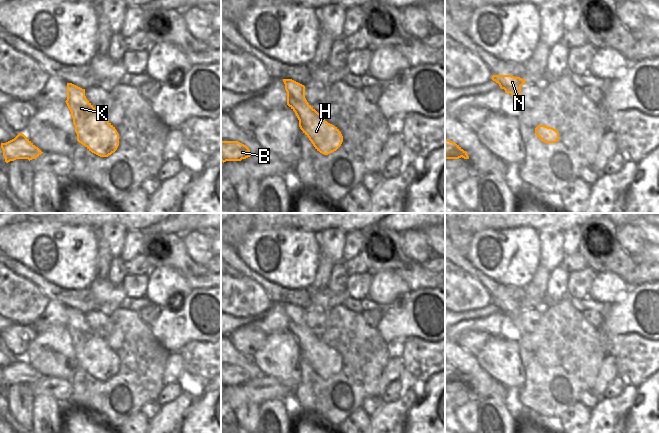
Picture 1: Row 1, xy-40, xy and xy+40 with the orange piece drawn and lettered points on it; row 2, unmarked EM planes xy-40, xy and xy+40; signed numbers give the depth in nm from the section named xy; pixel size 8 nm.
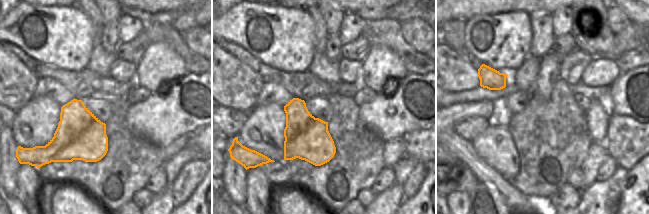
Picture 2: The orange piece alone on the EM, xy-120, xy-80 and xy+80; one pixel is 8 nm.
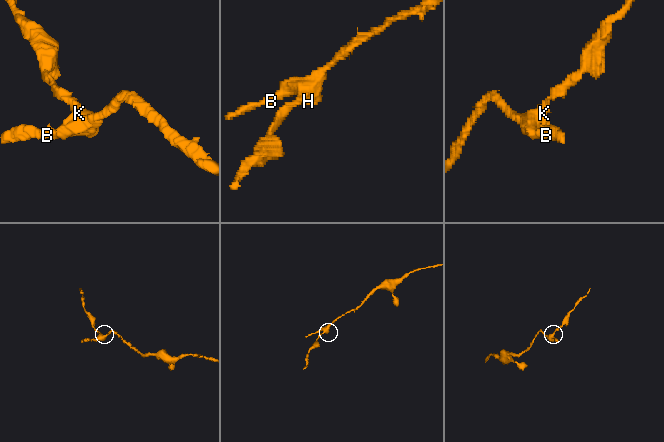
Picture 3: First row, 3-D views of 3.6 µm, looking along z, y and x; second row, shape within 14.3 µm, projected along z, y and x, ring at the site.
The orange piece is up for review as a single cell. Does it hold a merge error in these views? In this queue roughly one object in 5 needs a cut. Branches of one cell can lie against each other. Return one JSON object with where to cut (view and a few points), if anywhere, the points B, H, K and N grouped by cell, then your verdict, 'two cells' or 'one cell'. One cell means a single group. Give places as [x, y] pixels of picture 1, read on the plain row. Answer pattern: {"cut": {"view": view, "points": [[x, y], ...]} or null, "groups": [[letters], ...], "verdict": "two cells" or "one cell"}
{"cut": null, "groups": [["B", "H", "K", "N"]], "verdict": "one cell"}

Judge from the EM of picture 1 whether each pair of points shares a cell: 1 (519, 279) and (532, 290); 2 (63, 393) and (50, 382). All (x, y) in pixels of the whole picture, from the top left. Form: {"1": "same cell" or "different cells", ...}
{"1": "different cells", "2": "same cell"}

